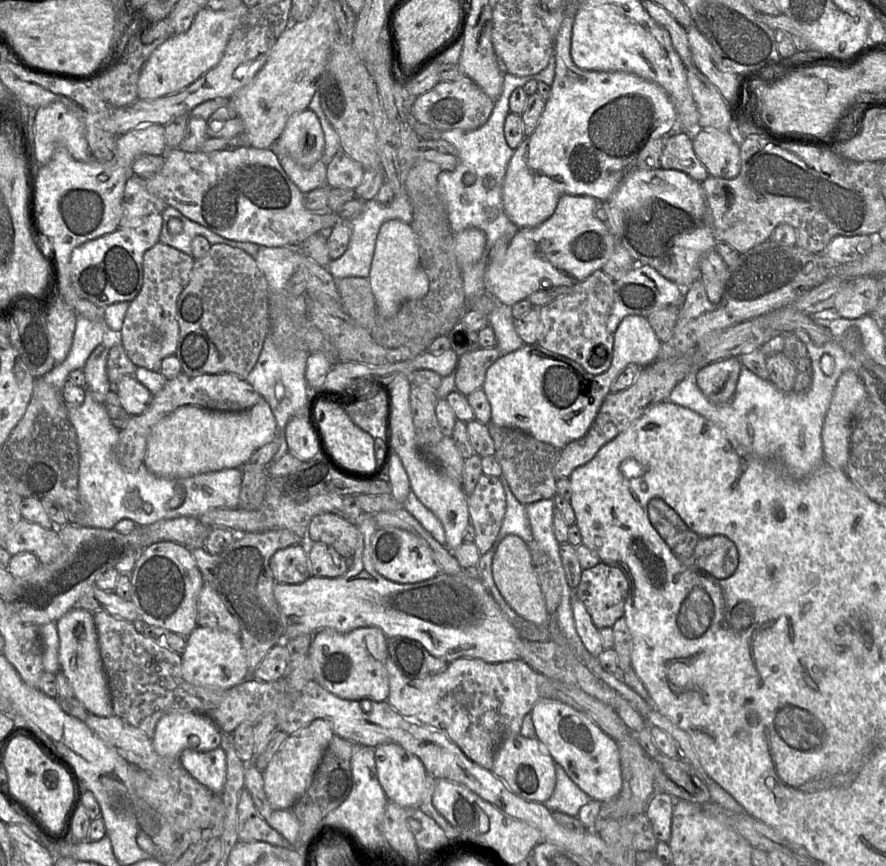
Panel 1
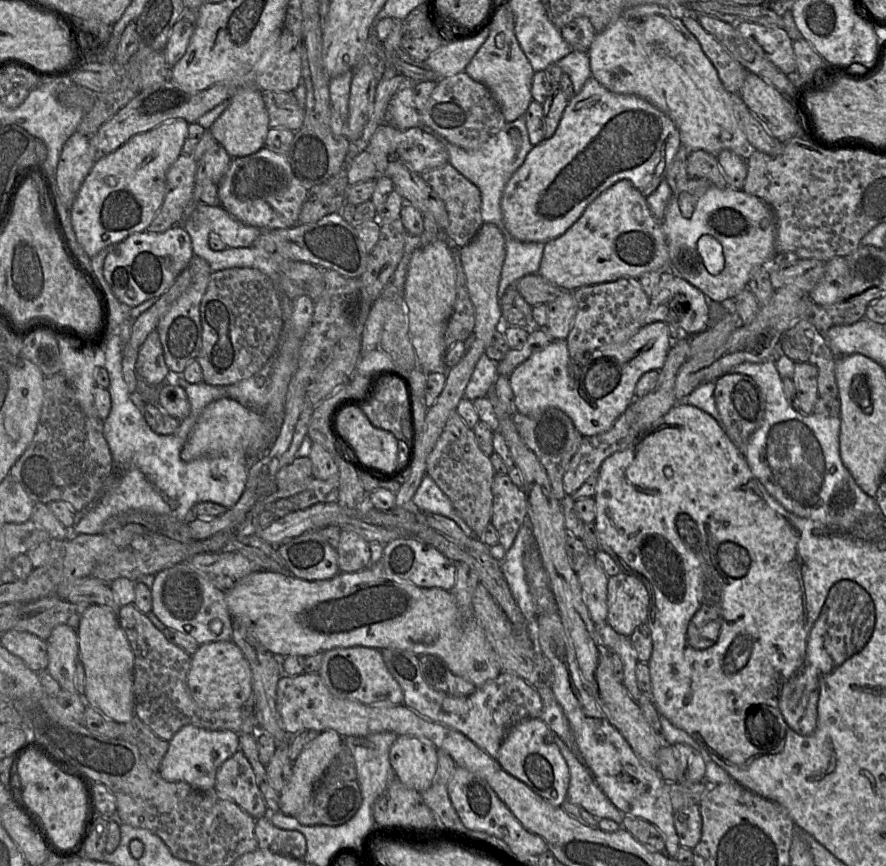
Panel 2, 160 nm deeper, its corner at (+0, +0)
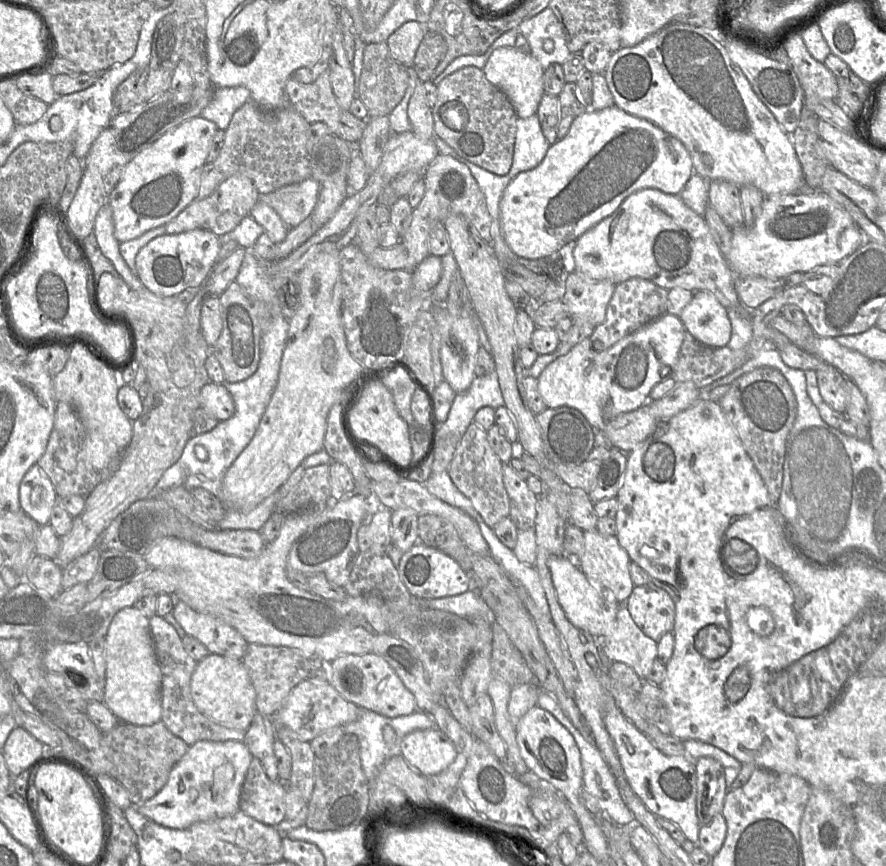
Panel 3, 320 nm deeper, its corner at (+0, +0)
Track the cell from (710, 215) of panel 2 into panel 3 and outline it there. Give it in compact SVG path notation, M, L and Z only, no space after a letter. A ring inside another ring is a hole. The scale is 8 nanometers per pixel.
M819 190L808 194L776 194L764 196L761 212L750 228L732 228L732 236L724 258L737 278L764 277L780 279L794 272L806 273L815 267L834 264L859 249L866 236L850 214L828 195Z

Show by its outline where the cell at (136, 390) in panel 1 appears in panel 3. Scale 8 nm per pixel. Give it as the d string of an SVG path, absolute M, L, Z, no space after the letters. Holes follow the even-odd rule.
M211 382L200 391L200 408L219 422L231 418L235 413L233 398L225 385Z

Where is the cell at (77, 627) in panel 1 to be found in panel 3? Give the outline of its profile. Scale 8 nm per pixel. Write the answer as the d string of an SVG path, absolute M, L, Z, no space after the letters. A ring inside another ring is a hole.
M134 607L121 609L113 617L105 636L106 661L103 703L120 722L152 725L161 721L161 669L156 657L149 618Z

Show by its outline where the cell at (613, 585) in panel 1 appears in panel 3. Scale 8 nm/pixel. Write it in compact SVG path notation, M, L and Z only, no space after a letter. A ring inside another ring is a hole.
M656 584L635 585L624 605L635 624L649 638L658 641L665 633L672 633L675 604Z

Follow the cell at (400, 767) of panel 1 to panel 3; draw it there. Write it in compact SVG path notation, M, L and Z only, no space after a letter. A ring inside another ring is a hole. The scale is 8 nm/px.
M437 728L417 730L401 741L401 755L421 775L428 777L444 771L457 755L448 736Z

